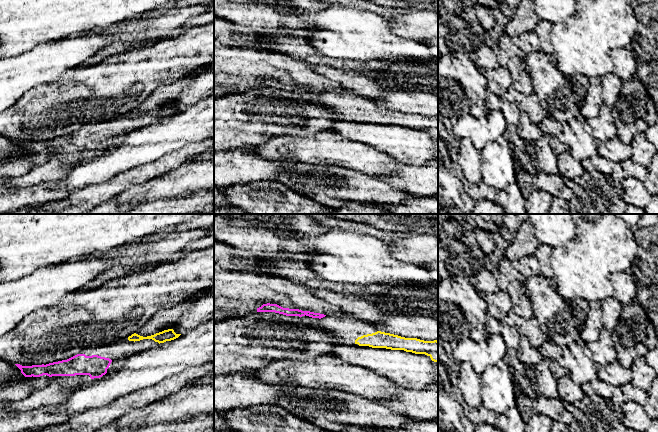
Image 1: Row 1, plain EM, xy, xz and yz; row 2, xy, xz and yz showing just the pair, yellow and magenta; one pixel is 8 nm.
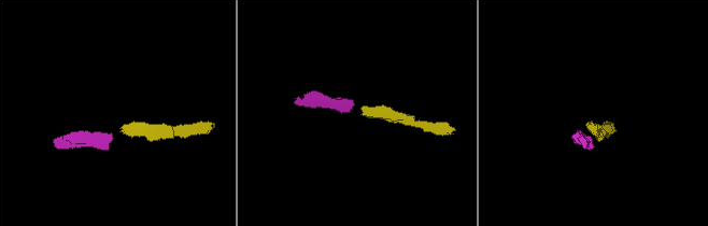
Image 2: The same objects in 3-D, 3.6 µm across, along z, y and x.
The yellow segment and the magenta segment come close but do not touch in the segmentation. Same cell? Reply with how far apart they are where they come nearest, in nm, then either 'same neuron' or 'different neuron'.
220 nm | same neuron

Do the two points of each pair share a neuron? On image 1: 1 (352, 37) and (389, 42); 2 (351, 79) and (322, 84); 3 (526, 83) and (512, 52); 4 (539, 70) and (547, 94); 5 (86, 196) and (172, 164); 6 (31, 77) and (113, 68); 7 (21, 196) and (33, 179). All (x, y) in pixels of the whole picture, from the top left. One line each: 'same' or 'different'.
1: same
2: different
3: same
4: same
5: same
6: different
7: different

